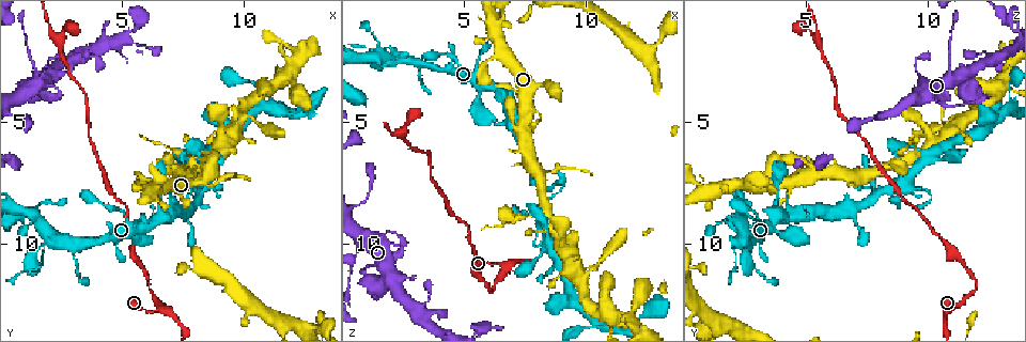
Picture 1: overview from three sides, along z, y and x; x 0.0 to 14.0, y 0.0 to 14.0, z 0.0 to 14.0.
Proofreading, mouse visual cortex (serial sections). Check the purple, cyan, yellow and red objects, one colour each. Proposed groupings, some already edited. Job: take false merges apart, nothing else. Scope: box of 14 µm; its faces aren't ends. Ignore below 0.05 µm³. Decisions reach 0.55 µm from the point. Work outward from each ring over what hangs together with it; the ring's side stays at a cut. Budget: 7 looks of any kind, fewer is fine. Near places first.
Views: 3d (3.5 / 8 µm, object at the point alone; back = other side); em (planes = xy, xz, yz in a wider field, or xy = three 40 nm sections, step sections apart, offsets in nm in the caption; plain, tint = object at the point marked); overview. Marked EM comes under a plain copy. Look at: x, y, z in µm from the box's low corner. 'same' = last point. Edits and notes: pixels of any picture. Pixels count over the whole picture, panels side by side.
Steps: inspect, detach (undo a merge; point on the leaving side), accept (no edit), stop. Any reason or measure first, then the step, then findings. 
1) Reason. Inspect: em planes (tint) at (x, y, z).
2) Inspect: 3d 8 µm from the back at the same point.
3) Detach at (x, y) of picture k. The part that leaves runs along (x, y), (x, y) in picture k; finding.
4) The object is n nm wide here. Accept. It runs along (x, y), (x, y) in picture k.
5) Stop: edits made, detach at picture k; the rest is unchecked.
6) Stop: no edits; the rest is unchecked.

Four arms meet. Inspect: 3d 8 µm at (7.4, 7.6, 4.3).

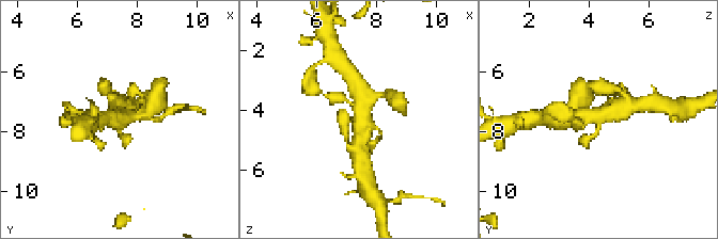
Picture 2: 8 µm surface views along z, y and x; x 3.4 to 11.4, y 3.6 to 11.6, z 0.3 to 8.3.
Zoom in. Inspect: 3d 3.5 µm from the back at (7.5, 7.6, 4.4).

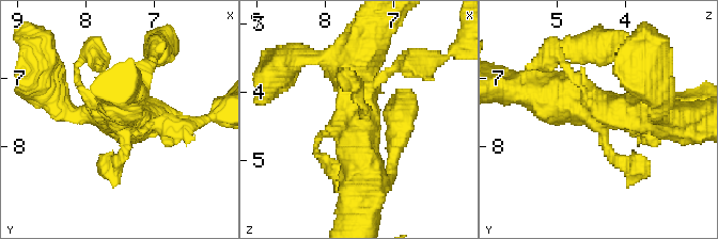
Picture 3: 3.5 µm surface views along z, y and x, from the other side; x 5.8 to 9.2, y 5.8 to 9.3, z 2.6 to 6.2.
Accept. It runs along (662, 116), (602, 110), (607, 149), (640, 169) in picture 3; one cell here.

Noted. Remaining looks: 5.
Side arm on a straight run. Inspect: 3d 3.5 µm at (7.8, 8.6, 6.8).

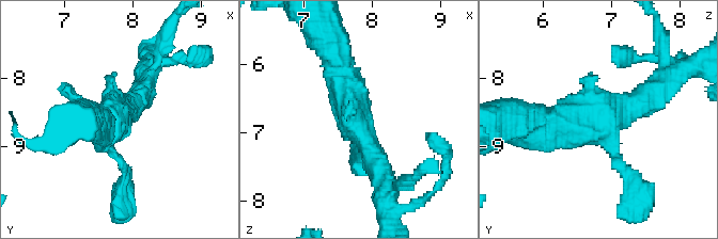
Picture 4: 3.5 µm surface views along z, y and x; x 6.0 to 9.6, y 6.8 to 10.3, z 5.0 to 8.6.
Inspect: em planes (tint) at (7.80, 8.55, 6.80).

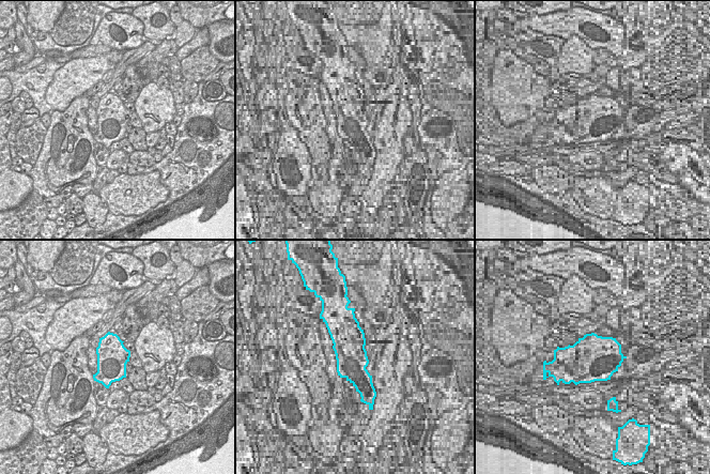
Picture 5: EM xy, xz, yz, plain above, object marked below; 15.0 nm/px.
Accept. It runs along (336, 58), (355, 128), (381, 178) in picture 4; one cell here.

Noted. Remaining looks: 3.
Inspect: 3d 3.5 µm from the back at (6.7, 12.6, 11.0).

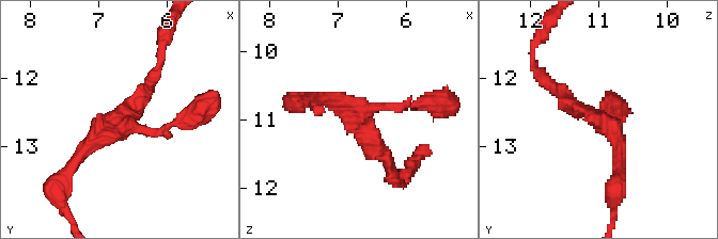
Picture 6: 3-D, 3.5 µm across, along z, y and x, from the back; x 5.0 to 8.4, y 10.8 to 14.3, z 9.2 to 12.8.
3 arms meet here; the arms are 150, 200, 250 nm wide. Inspect: em xy step 1 (tint) at (6.55, 12.65, 10.95).

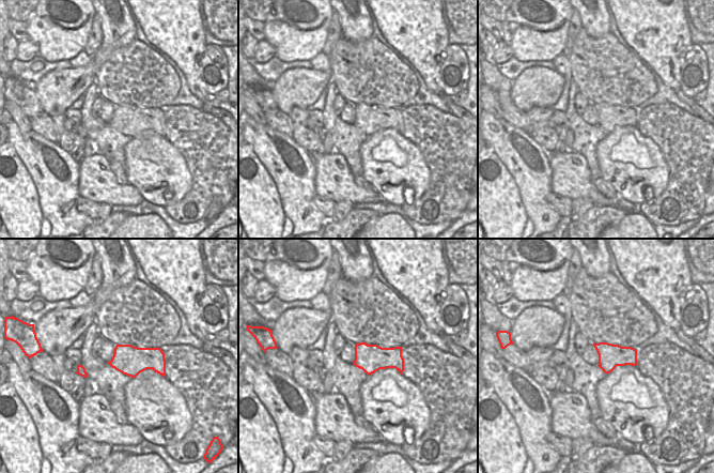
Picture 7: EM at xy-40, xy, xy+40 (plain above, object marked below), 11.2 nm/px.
Cut it another way. Inspect: em xy step 2 (tint) at the same point.

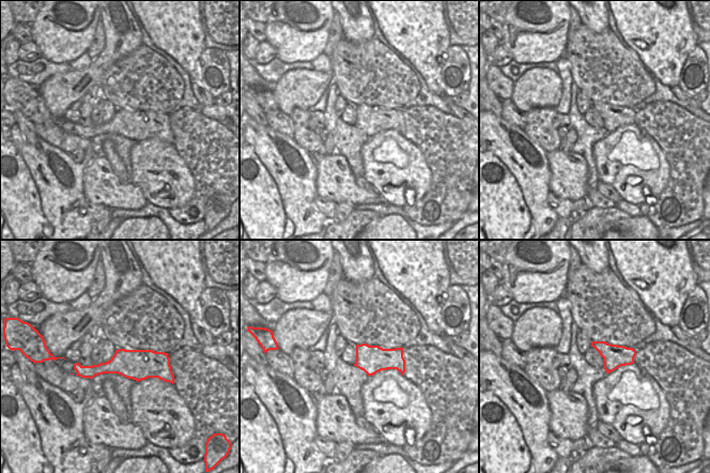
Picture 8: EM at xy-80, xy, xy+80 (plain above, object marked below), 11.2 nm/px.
Accept. One cell here.

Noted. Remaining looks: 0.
Stop: no edits; the rest is unchecked.

